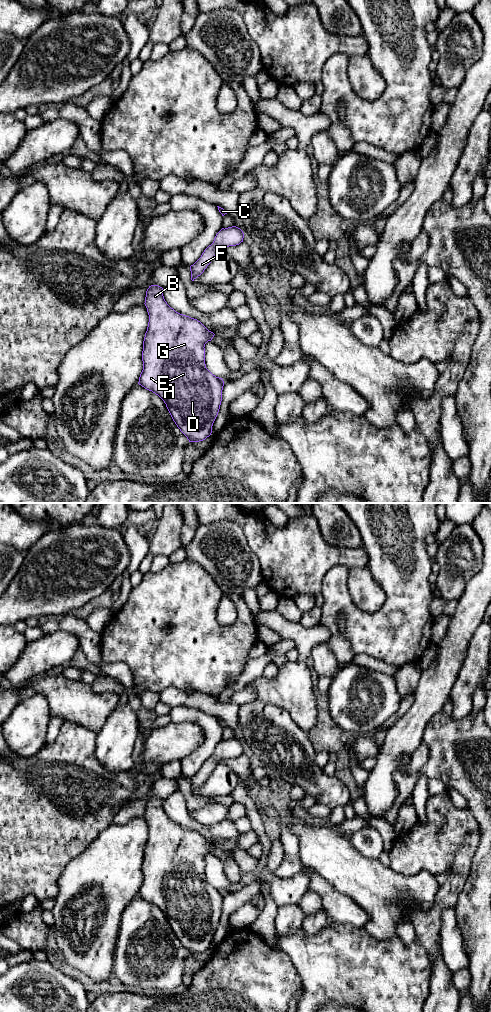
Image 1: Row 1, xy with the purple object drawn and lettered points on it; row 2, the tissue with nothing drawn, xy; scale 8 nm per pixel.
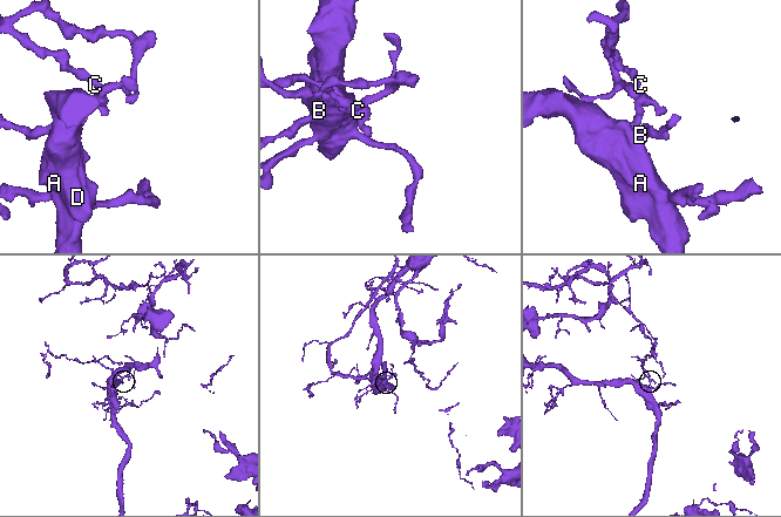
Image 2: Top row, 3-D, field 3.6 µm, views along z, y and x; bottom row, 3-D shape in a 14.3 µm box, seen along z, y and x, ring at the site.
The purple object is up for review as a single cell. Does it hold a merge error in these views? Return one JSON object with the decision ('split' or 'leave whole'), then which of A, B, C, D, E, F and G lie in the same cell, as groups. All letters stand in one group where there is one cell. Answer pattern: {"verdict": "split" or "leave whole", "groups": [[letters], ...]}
{"verdict": "leave whole", "groups": [["A", "B", "C", "D", "E", "F", "G"]]}

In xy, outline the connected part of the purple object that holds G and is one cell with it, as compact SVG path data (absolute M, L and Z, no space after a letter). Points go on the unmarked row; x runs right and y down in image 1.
M151 797L146 803L145 818L149 827L143 853L143 882L138 896L158 907L180 943L189 954L205 952L212 945L218 927L224 893L213 887L205 876L205 856L214 845L200 833L180 826L164 811L163 800Z

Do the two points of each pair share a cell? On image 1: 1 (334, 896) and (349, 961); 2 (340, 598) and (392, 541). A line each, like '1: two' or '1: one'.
1: two
2: one

